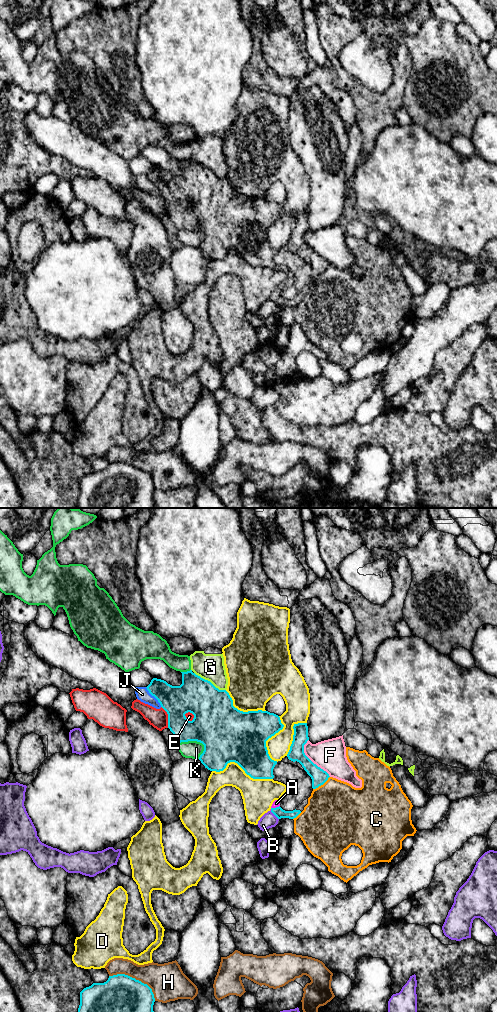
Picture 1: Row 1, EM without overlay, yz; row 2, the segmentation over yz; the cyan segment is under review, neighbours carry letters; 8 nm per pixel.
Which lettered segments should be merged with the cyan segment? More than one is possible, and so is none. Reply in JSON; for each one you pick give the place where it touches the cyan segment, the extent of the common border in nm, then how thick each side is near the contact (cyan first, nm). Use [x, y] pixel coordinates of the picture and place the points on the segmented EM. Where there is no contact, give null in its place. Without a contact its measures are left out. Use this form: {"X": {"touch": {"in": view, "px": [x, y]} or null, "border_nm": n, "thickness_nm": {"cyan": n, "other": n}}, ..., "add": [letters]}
{"A": {"touch": {"in": "yz", "px": [274, 808]}, "border_nm": 90, "thickness_nm": {"cyan": 80, "other": 60}}, "add": ["A"]}

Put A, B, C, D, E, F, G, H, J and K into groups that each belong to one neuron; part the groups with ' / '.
A / B / C / D / E / F / G / H / J / K

